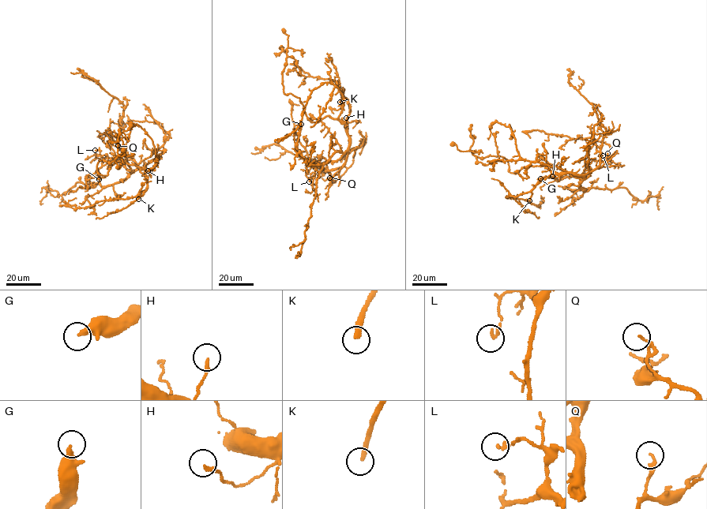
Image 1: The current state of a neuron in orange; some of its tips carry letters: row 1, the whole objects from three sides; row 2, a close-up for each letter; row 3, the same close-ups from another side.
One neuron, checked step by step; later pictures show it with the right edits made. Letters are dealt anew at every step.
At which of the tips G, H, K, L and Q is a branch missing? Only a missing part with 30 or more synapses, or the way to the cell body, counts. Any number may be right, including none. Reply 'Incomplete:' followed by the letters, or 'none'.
Incomplete: K

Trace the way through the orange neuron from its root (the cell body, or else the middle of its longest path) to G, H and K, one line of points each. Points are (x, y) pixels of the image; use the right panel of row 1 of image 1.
G: (562, 170), (582, 179), (586, 179), (590, 172), (587, 166), (580, 177), (540, 178)
H: (562, 170), (547, 163), (545, 167), (559, 175), (554, 177), (552, 176)
K: (562, 170), (547, 163), (545, 167), (550, 174), (535, 185), (529, 200)

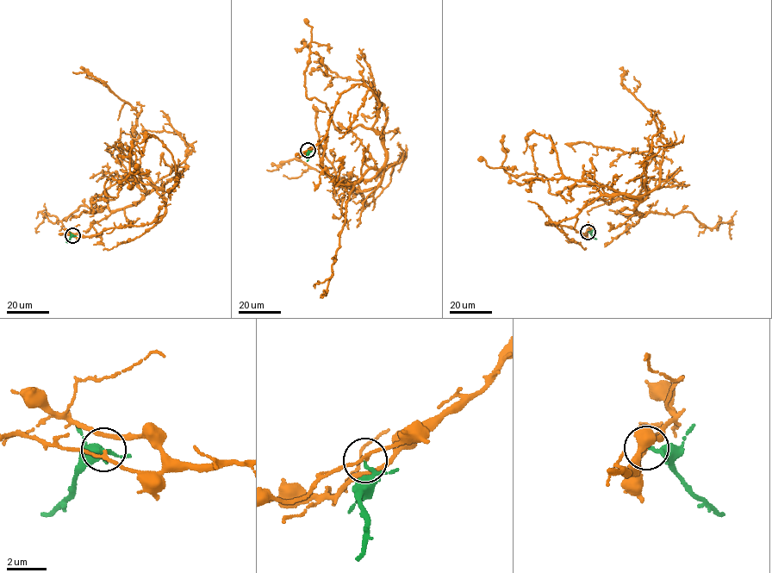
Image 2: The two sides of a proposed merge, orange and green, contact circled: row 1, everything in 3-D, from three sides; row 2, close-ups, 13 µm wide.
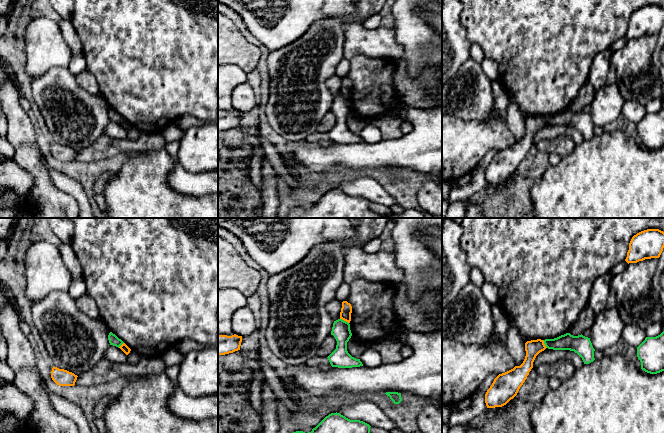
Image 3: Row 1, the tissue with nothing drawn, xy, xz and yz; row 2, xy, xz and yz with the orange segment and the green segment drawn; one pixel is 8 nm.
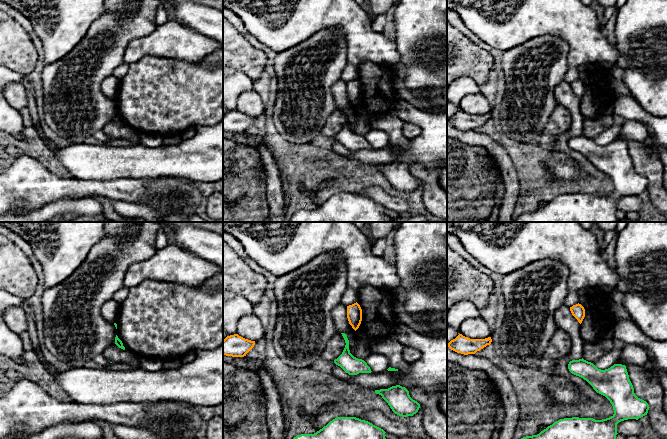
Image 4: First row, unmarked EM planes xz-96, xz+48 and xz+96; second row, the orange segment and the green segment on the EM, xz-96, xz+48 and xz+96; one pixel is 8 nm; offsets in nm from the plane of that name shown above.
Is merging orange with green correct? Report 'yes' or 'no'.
no

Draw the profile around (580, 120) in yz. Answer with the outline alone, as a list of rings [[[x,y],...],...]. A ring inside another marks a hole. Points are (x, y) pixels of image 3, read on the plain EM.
[[[566,109],[554,115],[543,116],[548,125],[570,126],[577,129],[584,140],[589,140],[595,136],[594,127],[590,114],[581,111],[573,112]]]

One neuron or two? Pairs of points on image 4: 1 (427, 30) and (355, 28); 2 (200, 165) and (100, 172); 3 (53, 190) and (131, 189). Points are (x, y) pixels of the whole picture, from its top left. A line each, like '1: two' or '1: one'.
1: two
2: one
3: one

